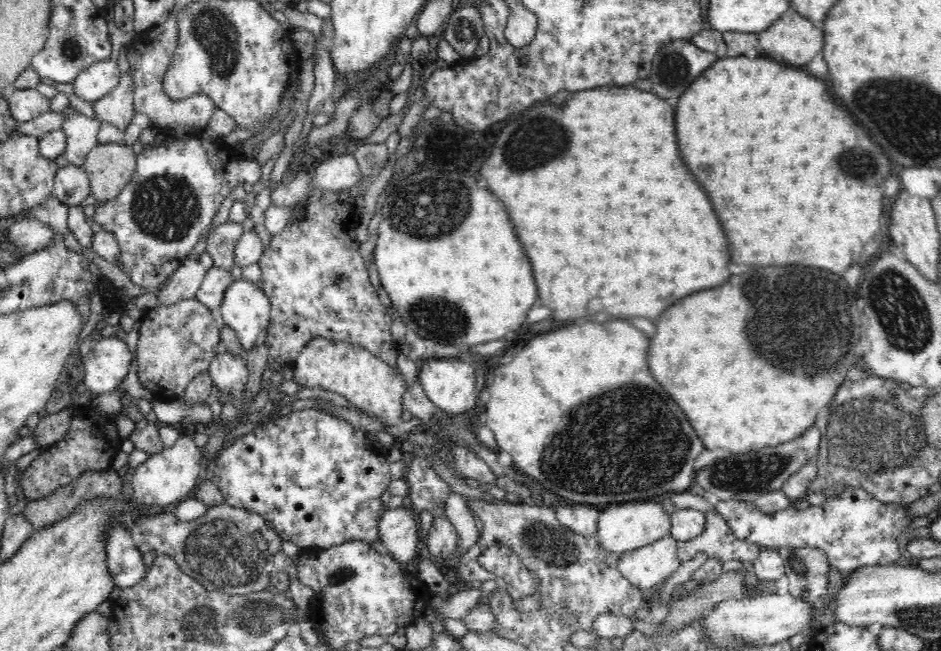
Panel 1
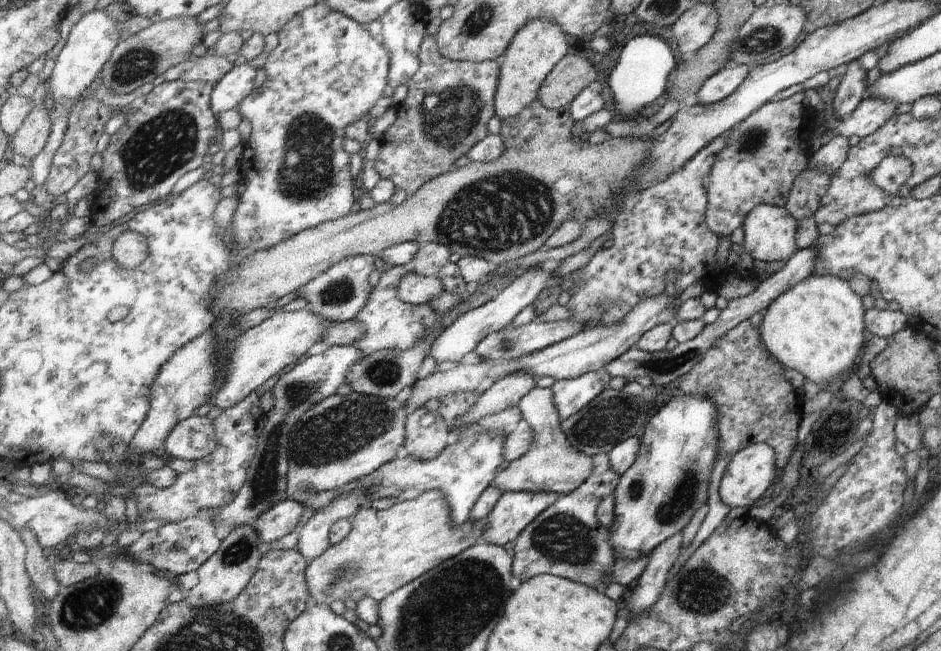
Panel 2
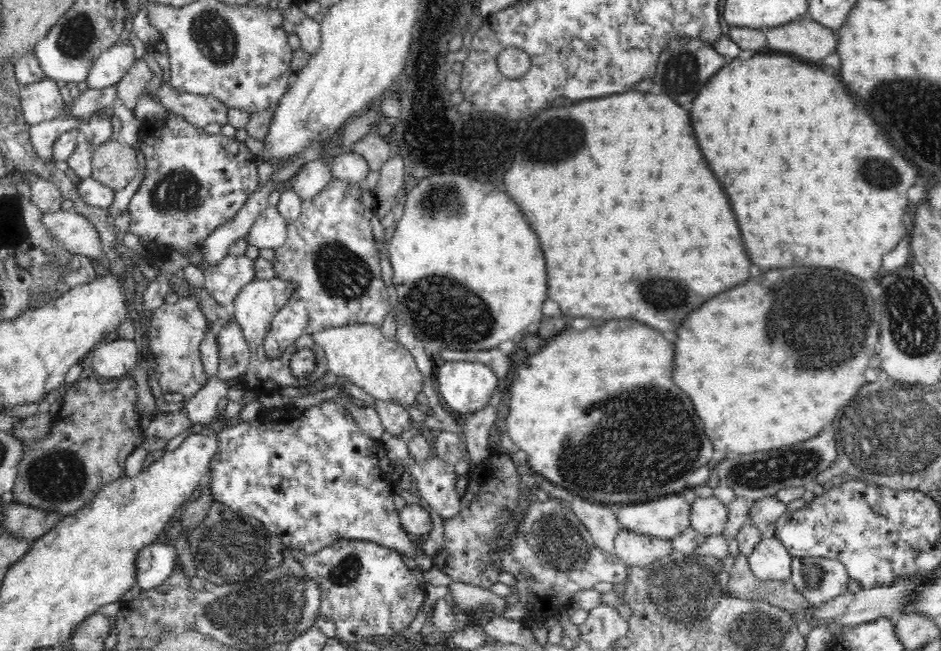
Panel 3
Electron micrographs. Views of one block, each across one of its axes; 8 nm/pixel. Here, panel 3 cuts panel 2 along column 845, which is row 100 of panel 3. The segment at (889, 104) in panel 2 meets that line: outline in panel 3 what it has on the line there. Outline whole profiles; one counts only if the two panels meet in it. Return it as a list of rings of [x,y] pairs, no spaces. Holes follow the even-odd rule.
[[[136,60],[128,73],[116,84],[117,103],[135,112],[138,99],[146,94],[148,82],[153,77],[145,61]]]

